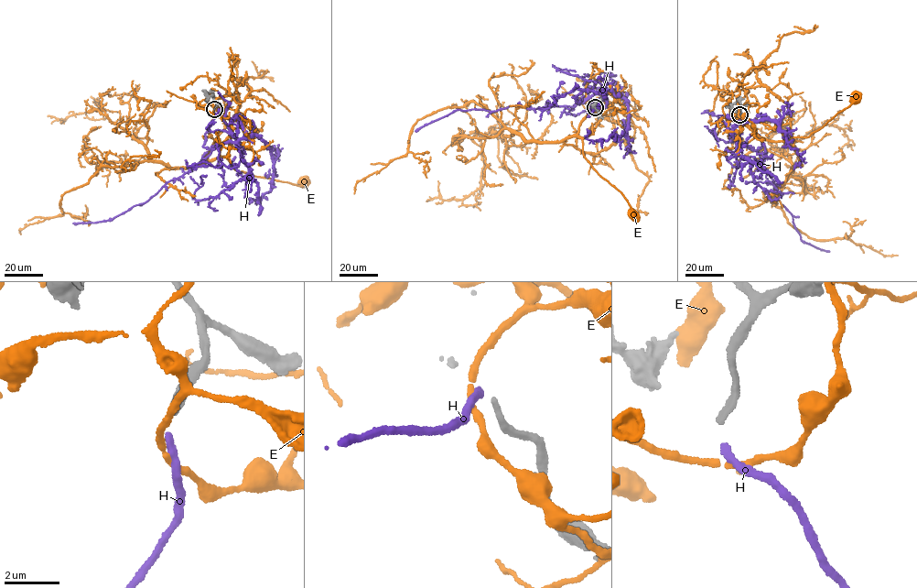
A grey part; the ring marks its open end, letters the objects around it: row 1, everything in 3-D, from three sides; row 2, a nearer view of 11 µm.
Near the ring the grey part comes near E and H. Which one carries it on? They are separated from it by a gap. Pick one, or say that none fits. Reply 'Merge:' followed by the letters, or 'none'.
Merge: H

